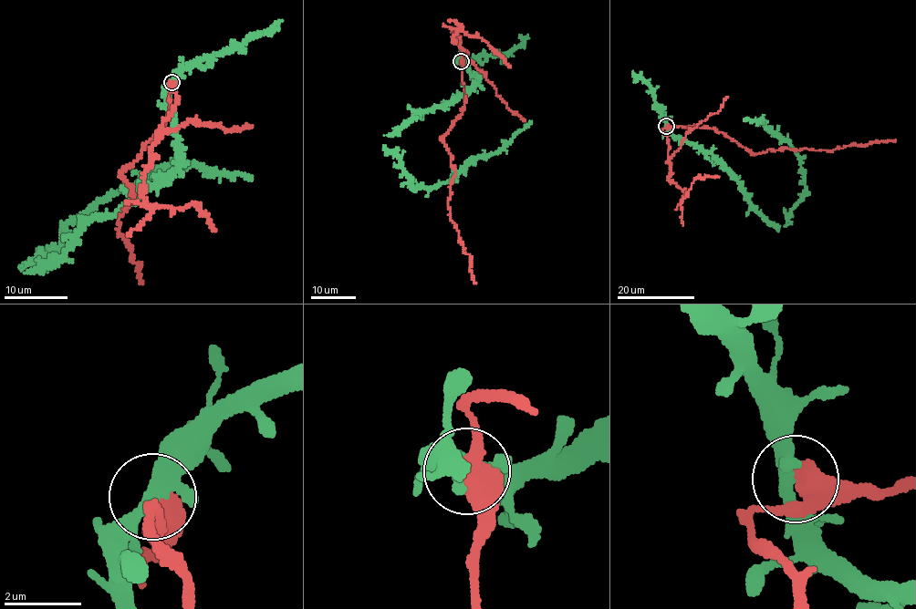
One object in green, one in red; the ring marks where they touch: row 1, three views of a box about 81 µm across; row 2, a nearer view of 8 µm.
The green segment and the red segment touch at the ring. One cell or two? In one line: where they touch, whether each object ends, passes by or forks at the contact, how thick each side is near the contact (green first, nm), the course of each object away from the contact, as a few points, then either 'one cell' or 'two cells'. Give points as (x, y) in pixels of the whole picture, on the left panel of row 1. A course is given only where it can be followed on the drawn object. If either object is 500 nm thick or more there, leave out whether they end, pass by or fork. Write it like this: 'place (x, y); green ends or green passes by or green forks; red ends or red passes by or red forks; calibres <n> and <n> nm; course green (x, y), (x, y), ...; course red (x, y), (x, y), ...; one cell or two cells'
place (171, 82); green forks; red passes by; calibres 320 and 460 nm; course green (171, 82), (176, 167), (92, 217), (55, 262), (22, 266), (143, 177), (174, 165), (251, 178); course red (171, 82), (166, 125), (119, 175), (130, 185), (134, 198), (118, 217), (118, 233), (129, 242), (142, 283); two cells

